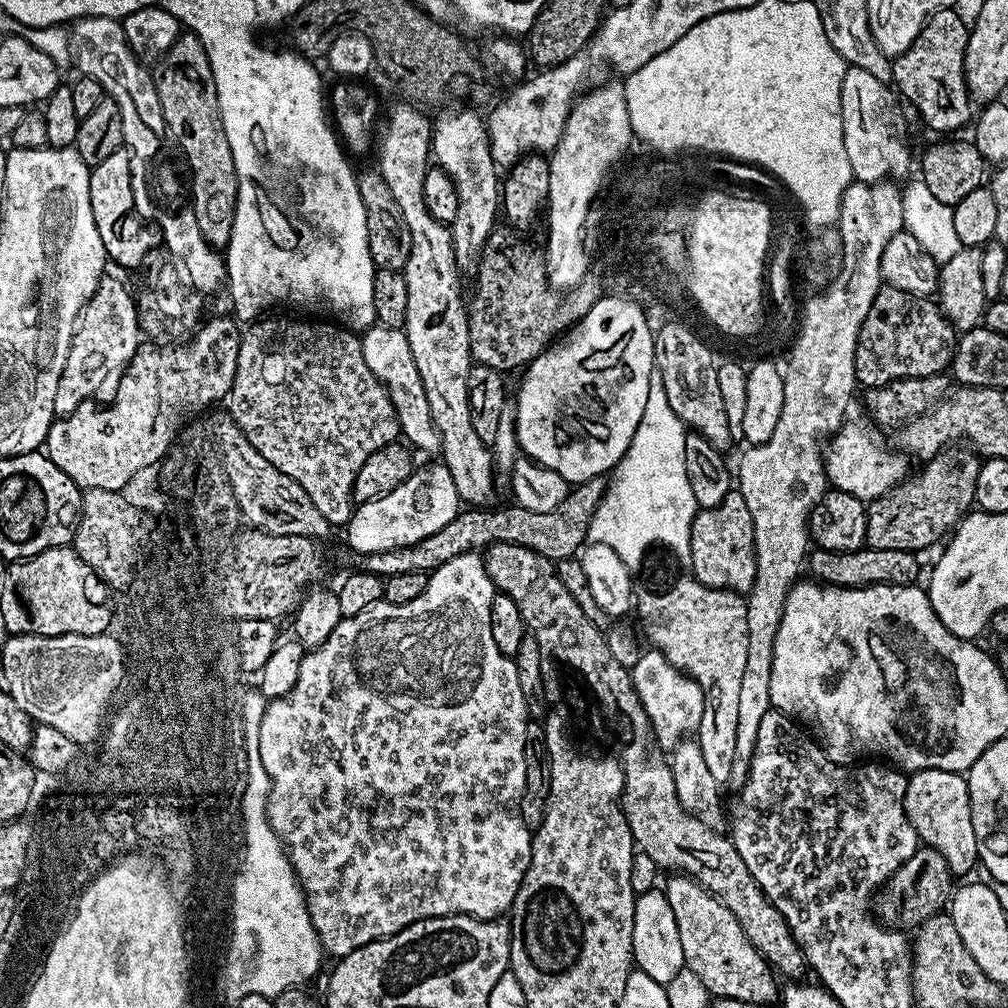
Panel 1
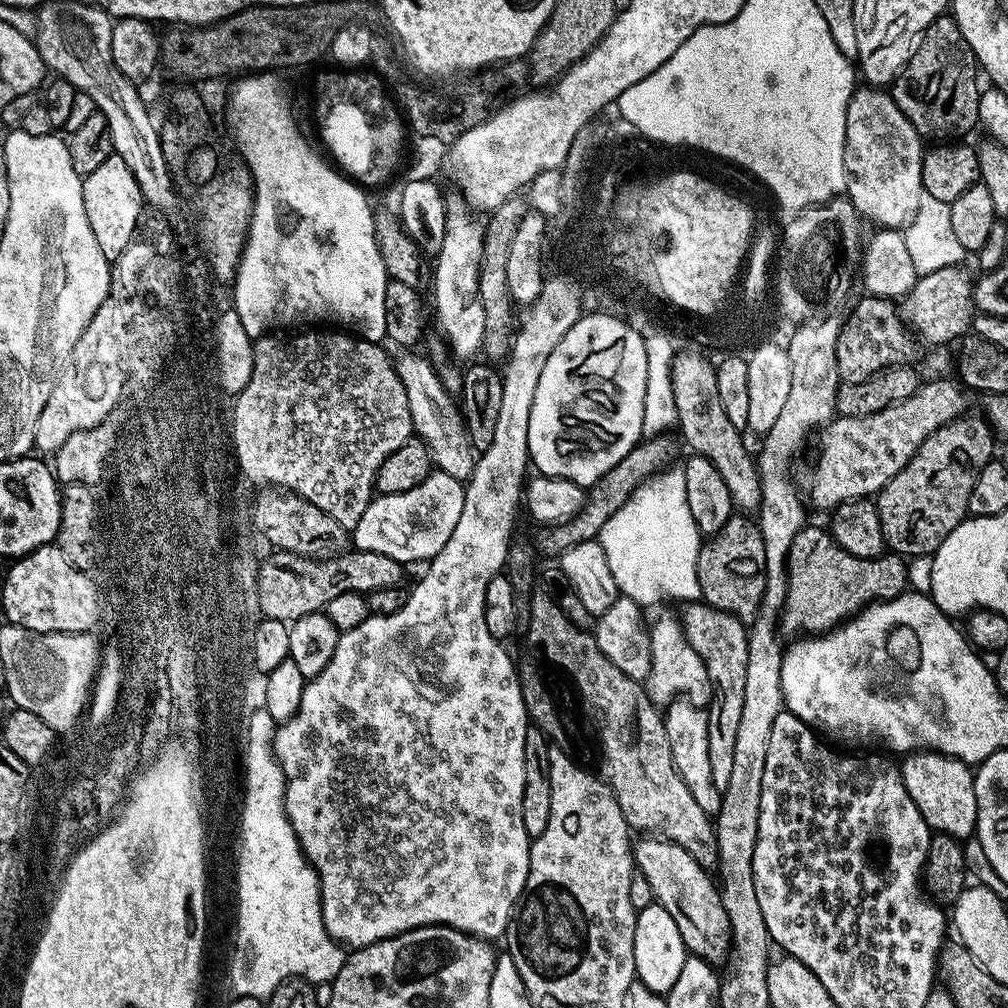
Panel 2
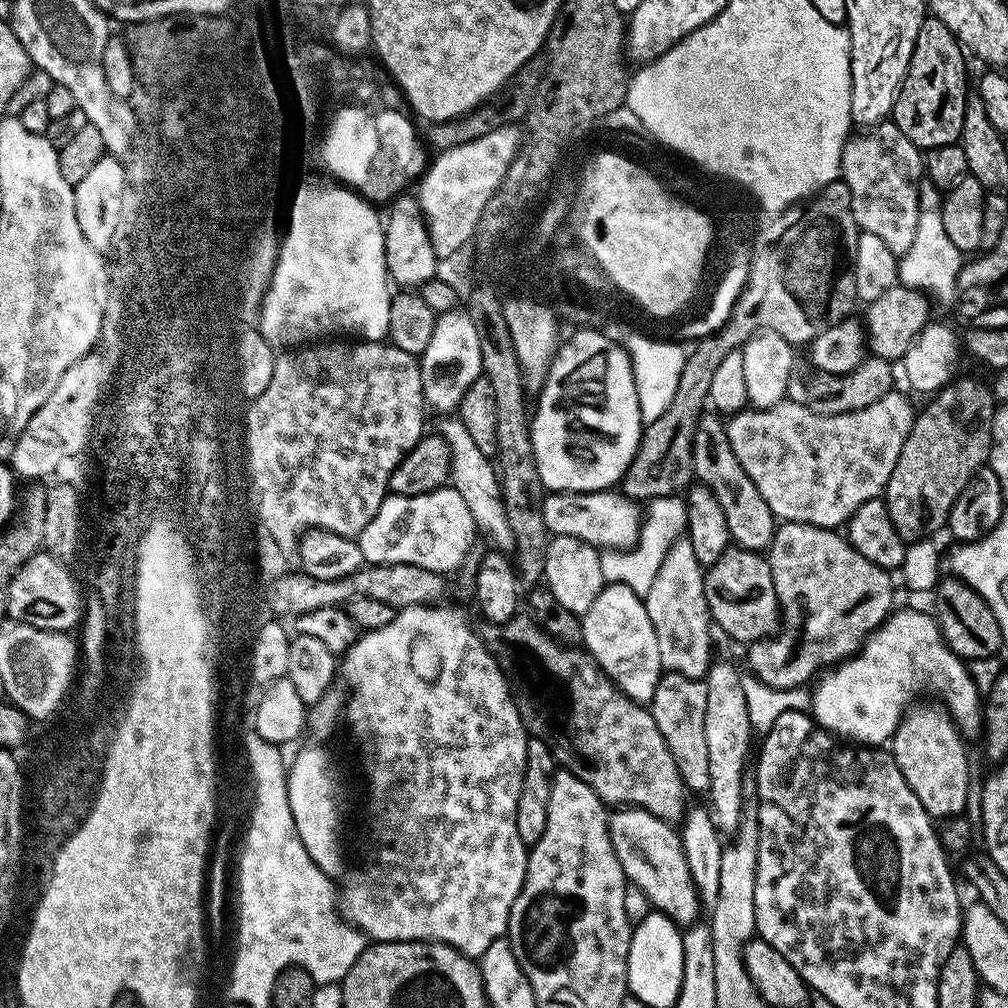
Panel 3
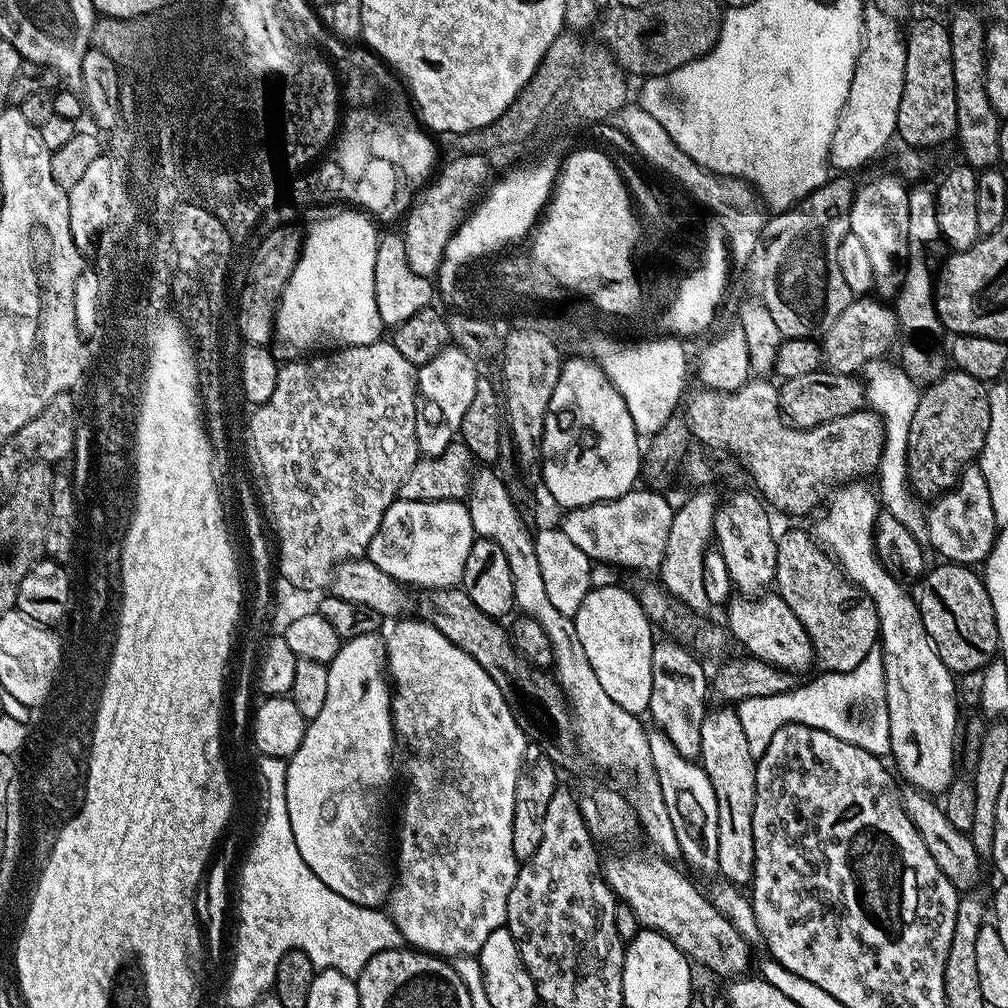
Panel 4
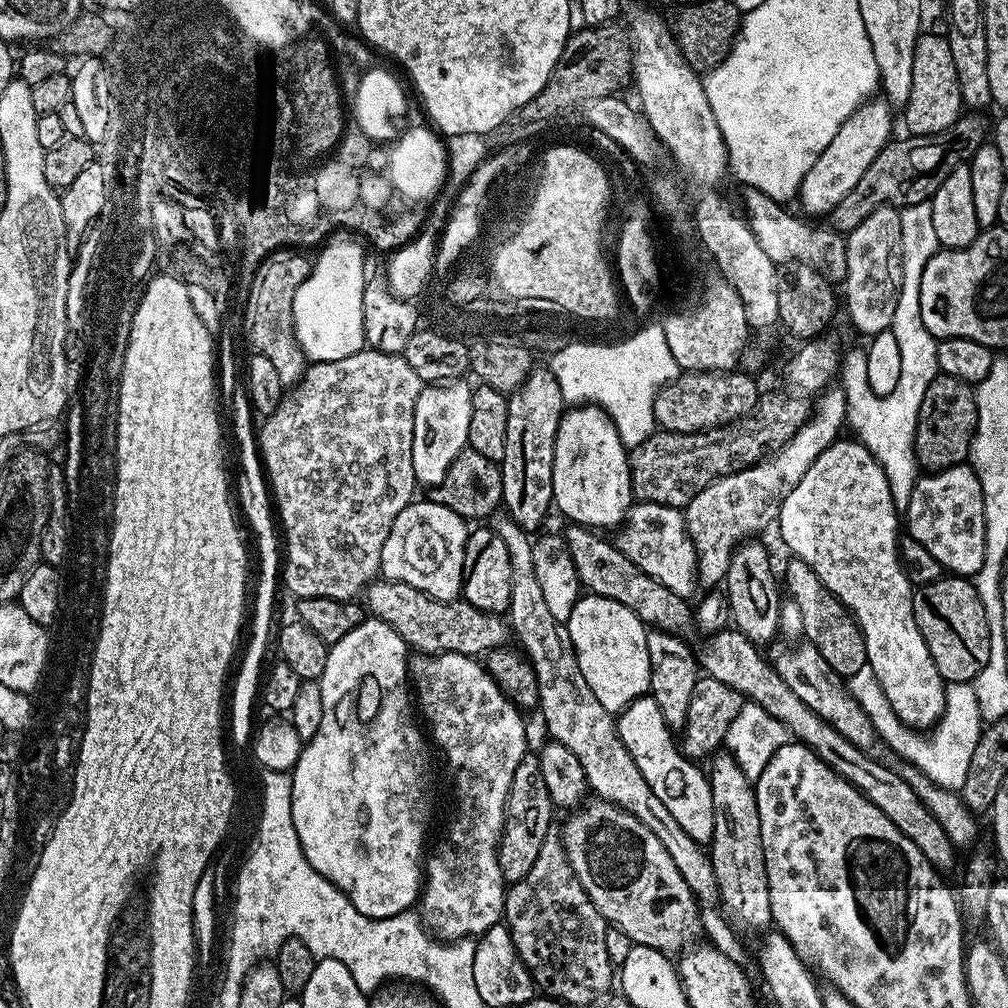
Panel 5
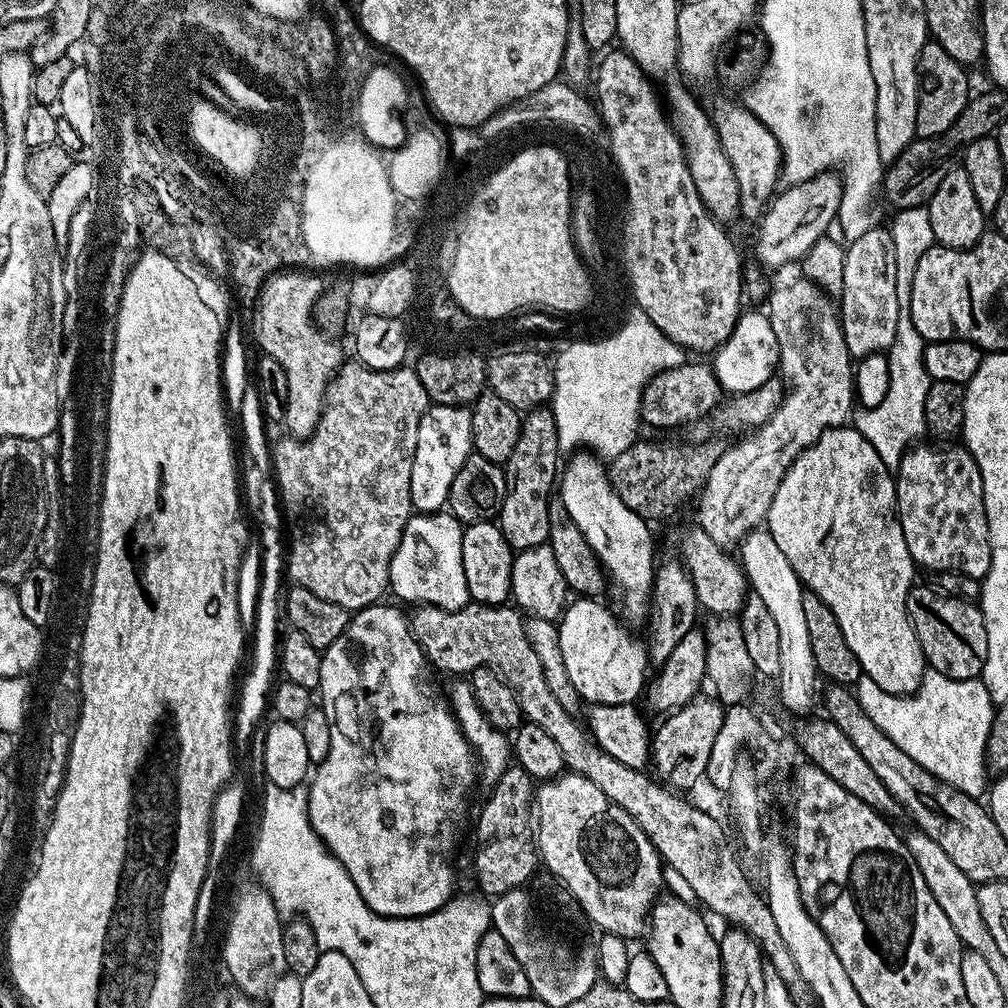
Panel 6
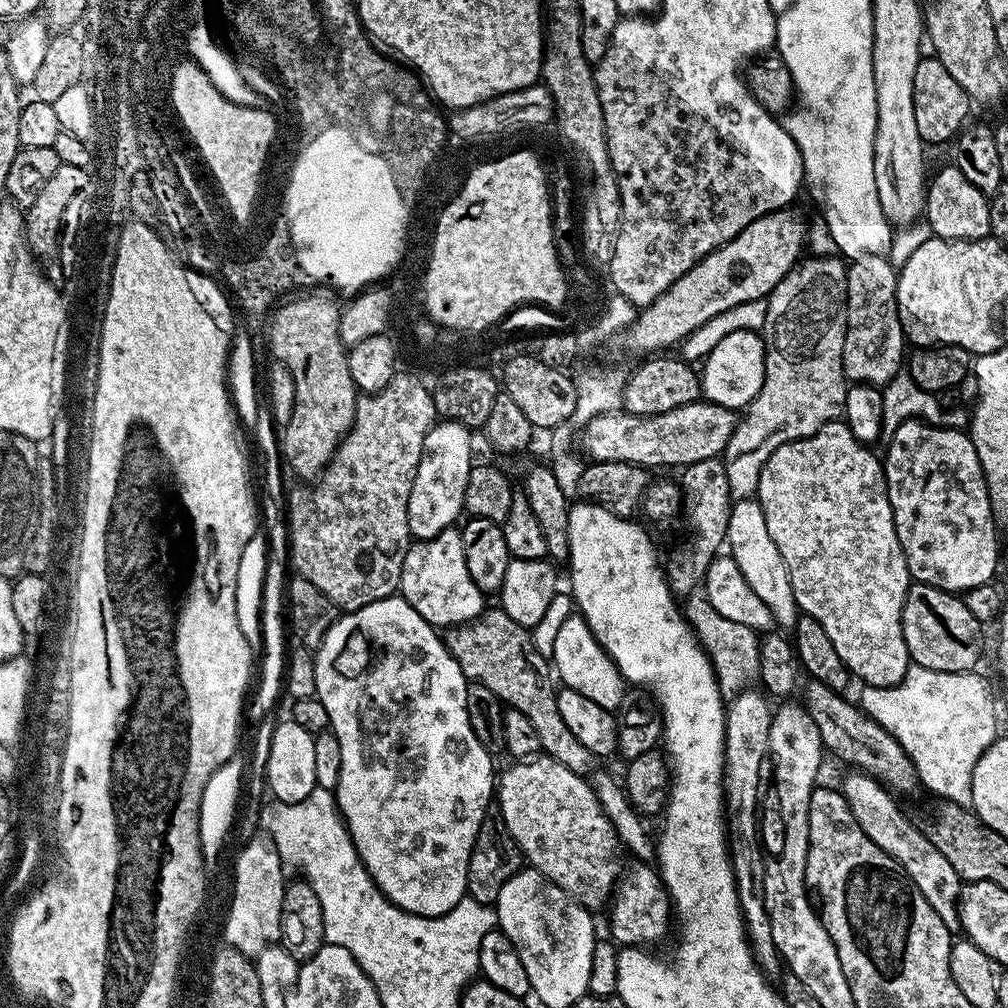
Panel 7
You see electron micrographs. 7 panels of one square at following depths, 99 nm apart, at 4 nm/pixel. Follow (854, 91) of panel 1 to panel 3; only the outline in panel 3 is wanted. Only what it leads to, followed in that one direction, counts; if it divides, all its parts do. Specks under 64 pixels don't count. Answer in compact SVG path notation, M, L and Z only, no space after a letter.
M891 122L875 124L864 136L853 135L844 142L840 176L850 186L852 213L860 232L878 234L899 258L910 250L918 230L918 198L922 183L922 152Z

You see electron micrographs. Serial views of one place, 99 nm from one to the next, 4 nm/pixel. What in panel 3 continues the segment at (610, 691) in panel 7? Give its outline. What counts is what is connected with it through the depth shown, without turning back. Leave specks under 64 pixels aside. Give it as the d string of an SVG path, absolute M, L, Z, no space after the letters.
M607 583L589 610L581 617L582 644L597 664L634 701L651 703L664 671L659 657L658 638L643 599L628 586Z

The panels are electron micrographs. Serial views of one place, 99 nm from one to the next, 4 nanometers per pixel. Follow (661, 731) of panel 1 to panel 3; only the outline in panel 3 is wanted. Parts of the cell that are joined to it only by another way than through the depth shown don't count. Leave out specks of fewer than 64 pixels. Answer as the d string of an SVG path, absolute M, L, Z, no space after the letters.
M686 538L676 540L665 554L650 592L643 596L646 610L658 638L659 657L664 672L677 672L686 678L704 680L712 657L712 632L704 593L705 569L694 558L694 546Z

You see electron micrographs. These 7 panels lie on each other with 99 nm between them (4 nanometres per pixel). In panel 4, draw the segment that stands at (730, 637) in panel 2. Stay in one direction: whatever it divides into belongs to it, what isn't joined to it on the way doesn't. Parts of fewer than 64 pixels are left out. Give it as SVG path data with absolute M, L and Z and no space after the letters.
M720 706L717 712L709 711L702 722L702 746L698 757L704 773L714 786L718 798L718 872L723 879L737 886L744 886L752 879L754 866L754 802L756 801L756 761L748 749L737 709Z

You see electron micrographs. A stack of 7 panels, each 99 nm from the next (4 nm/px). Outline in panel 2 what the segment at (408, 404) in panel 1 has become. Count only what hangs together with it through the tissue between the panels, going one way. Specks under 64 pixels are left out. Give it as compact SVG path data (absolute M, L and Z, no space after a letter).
M408 350L404 356L396 356L394 363L396 373L402 378L406 386L406 400L410 402L410 418L412 431L424 441L428 453L432 456L432 463L439 471L450 474L450 478L461 482L467 481L472 475L478 455L472 447L468 431L464 429L464 418L461 409L454 401L453 393L447 392L440 380L440 373L428 360L415 356L415 351Z

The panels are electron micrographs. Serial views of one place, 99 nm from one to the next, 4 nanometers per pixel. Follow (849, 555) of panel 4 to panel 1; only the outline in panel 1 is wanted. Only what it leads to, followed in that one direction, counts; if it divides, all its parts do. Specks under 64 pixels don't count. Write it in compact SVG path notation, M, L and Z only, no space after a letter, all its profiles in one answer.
M922 770L908 776L904 795L904 809L910 822L916 827L917 837L927 847L938 850L946 858L953 877L964 878L972 867L977 867L980 851L974 834L972 803L968 793L968 781L959 772L946 770Z

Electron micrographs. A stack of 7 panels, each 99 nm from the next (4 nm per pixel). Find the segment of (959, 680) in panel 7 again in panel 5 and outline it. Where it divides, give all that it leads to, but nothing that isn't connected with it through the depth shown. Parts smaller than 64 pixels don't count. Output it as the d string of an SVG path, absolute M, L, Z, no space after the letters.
M864 664L857 674L847 679L848 690L876 728L877 737L902 760L906 760L922 770L936 784L943 788L959 791L965 785L967 771L970 768L971 755L978 744L978 738L984 729L978 698L970 682L952 683L945 687L944 710L936 727L926 738L921 731L906 726L886 699L886 694L873 672L873 668Z

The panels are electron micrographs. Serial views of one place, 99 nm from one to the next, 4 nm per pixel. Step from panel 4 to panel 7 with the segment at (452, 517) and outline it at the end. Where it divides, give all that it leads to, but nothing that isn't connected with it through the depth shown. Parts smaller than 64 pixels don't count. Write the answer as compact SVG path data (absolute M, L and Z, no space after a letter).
M456 526L442 530L442 534L429 540L409 543L398 592L428 624L444 630L457 624L469 624L486 608L485 593L474 586L474 578L470 578L470 570L466 570L464 534Z

